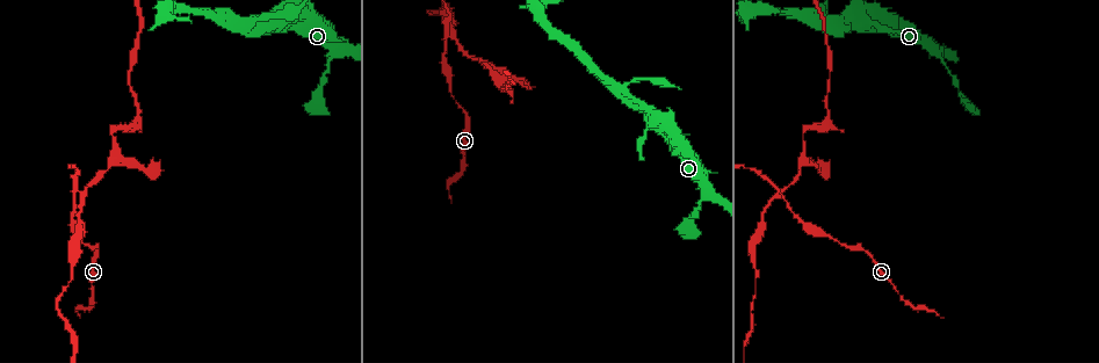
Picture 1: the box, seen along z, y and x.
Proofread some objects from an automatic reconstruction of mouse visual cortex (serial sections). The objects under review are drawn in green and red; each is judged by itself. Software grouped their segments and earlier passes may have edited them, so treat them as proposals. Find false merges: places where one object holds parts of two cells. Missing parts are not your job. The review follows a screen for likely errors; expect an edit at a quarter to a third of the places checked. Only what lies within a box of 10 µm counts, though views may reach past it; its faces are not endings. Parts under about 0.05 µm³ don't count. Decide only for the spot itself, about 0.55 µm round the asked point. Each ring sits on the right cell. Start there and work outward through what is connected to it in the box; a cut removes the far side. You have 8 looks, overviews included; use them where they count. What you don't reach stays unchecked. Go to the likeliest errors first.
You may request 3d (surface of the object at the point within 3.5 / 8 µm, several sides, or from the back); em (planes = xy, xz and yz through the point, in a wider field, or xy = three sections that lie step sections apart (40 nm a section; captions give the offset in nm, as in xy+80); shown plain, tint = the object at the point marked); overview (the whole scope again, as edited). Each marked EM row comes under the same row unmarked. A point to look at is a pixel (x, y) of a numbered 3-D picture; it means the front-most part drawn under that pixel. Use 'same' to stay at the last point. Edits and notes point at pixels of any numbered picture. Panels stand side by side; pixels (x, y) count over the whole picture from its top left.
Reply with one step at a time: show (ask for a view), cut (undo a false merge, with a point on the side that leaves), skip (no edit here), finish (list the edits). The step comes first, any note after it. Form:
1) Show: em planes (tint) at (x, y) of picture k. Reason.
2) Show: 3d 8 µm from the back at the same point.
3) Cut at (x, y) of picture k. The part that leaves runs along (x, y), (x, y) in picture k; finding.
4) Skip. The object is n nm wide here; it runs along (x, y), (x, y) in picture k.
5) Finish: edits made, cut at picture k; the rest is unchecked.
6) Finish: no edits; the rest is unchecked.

Show: 3d 8 µm at (80, 190) of picture 1. Abrupt turn.

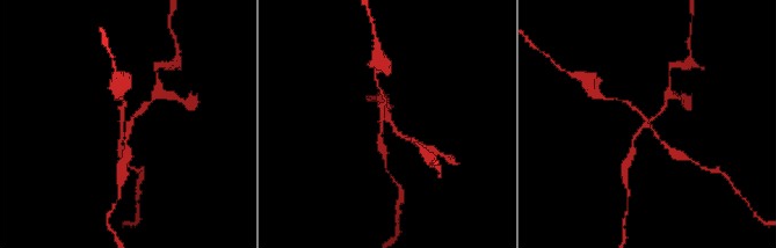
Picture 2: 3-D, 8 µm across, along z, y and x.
Show: em xy step 3 (tint) at the same point. 4 arms meet here; the arms are 100, 150, 150, 150 nm wide.

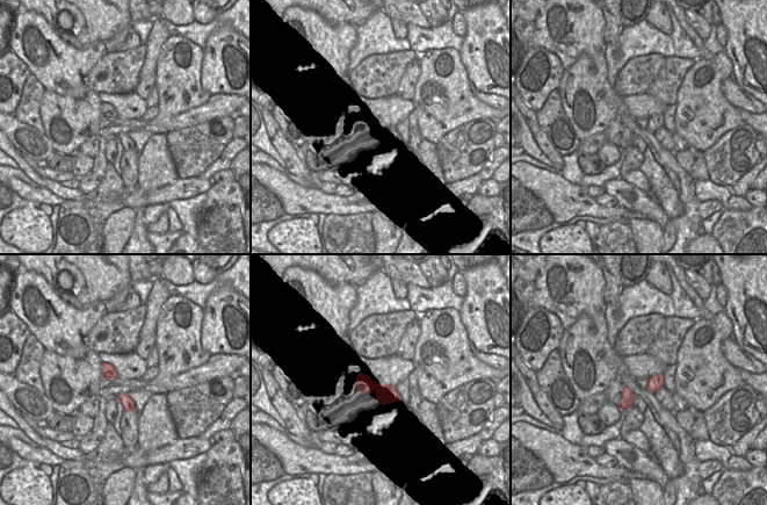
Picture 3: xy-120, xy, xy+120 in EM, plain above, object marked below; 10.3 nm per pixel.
Cut at (144, 107) of picture 2. A border runs along (377, 384), (375, 390) in picture 3; two cells meet here.

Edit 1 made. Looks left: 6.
Show: 3d 3.5 µm at (252, 21) of picture 1. A narrow waist.

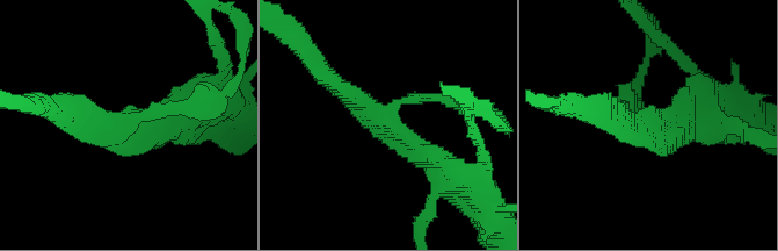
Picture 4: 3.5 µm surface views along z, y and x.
Show: em xy step 5 (tint) at (649, 122) of picture 4. 3 arms meet here; the arms are 100, 250, 300 nm wide; now the EM.

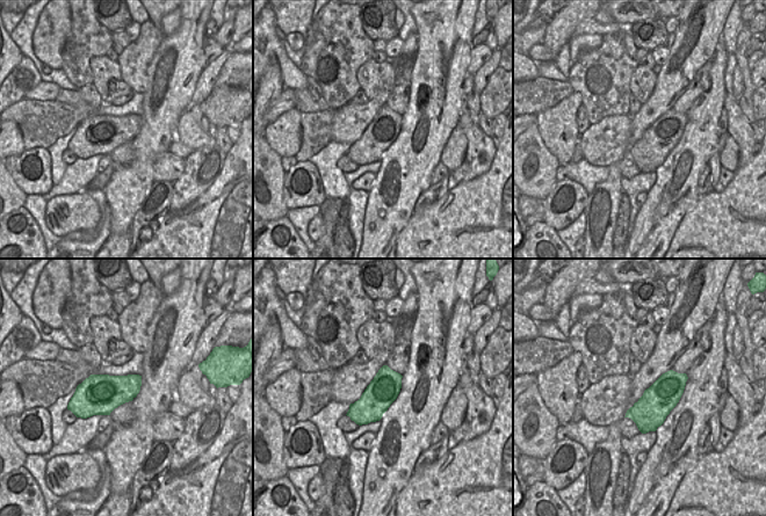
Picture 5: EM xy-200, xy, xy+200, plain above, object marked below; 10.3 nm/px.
Show: em xy step 3 (tint) at the same point. Another direction.

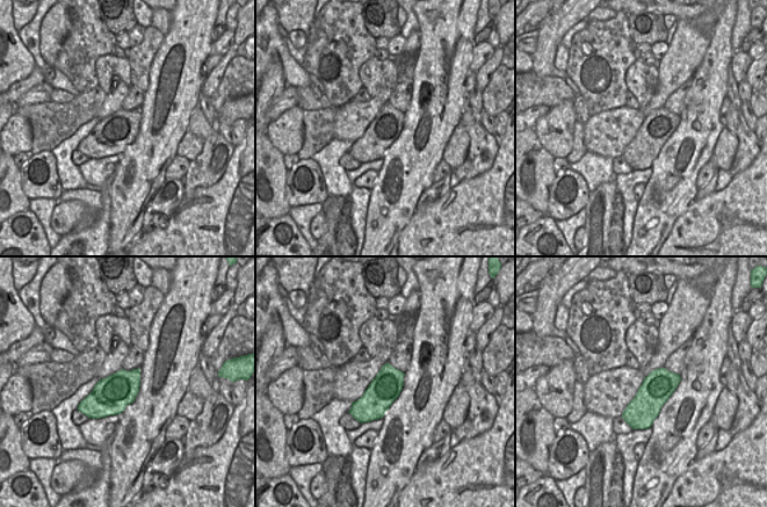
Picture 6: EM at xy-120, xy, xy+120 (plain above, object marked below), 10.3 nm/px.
Skip. It runs along (448, 172), (322, 73) in picture 4; all the same cell.

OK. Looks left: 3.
Show: 3d 3.5 µm at (952, 75) of picture 1. Thin neck.

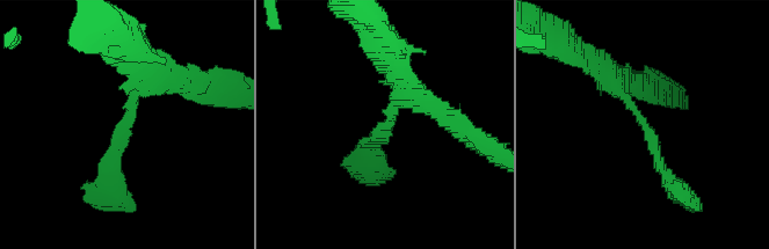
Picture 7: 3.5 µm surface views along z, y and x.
Show: em xy step 2 (tint) at (383, 132) of picture 7. The arms are 200, 300 nm wide.

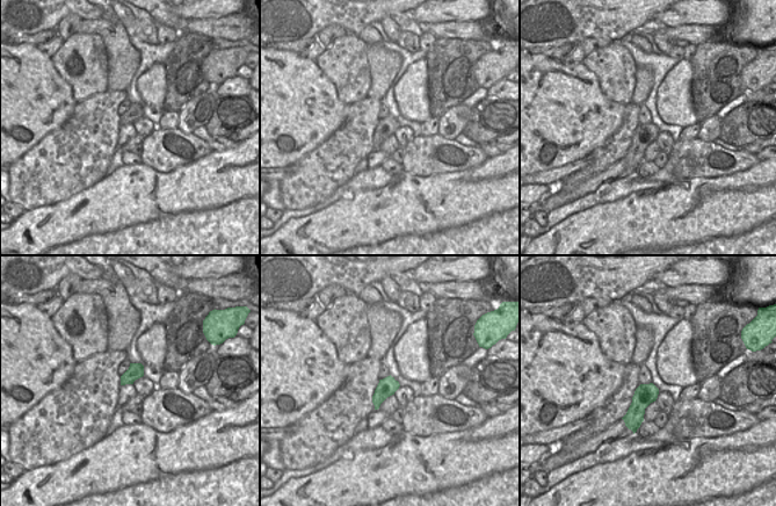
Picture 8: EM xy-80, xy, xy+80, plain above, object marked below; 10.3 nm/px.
Show: em xy step 5 (tint) at the same point.

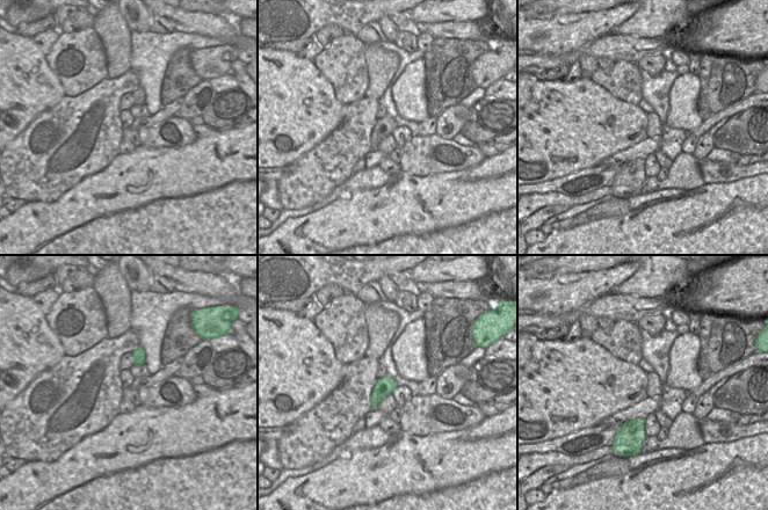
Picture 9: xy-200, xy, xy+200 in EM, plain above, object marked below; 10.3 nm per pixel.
Skip. The object is 190 nm wide here; it runs along (603, 71), (683, 196) in picture 7; all the same cell.

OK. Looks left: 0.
Finish: edits made, cut at picture 2; the rest is unchecked.

